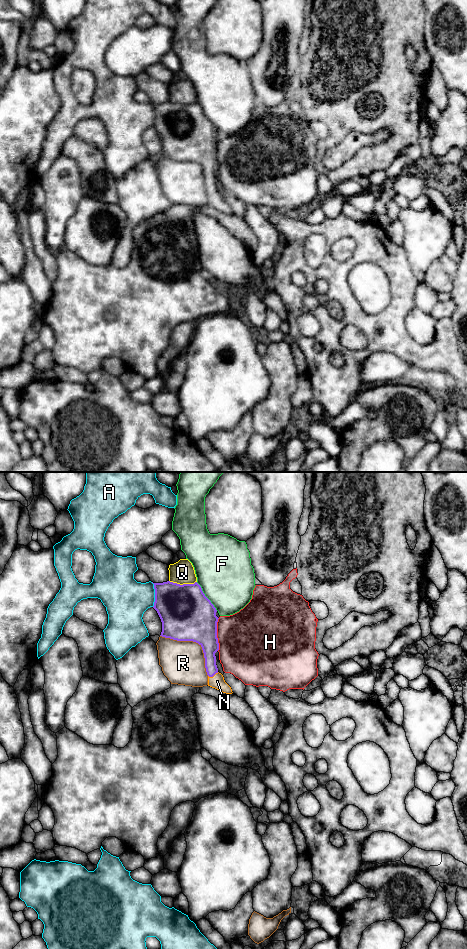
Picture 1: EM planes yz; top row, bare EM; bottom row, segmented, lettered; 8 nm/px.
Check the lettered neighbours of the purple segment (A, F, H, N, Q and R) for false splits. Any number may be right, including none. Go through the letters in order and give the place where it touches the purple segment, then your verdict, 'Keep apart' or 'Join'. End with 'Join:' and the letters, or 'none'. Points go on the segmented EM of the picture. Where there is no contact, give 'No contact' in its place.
A: Touches purple at yz (155, 594). Keep apart
F: Touches purple at yz (205, 596). Keep apart
H: Touches purple at yz (216, 634). Keep apart
N: Touches purple at yz (213, 675). Join
Q: Touches purple at yz (183, 584). Keep apart
R: Touches purple at yz (195, 641). Keep apart
Join: N

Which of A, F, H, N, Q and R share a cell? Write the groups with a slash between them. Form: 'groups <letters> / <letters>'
groups A / F / H / N / Q / R

